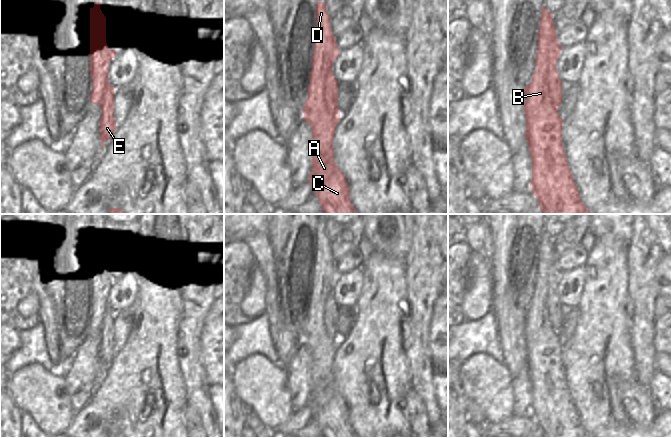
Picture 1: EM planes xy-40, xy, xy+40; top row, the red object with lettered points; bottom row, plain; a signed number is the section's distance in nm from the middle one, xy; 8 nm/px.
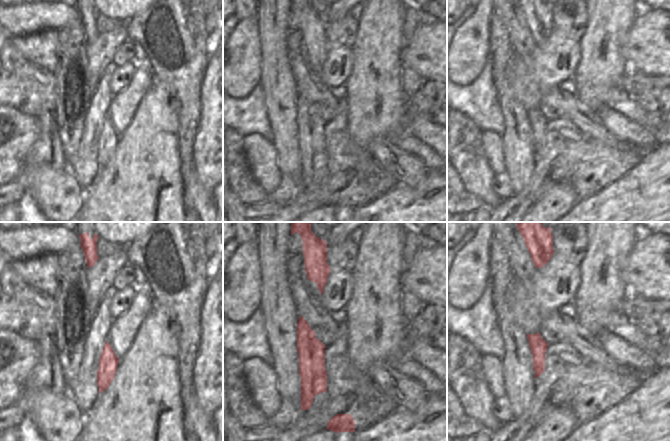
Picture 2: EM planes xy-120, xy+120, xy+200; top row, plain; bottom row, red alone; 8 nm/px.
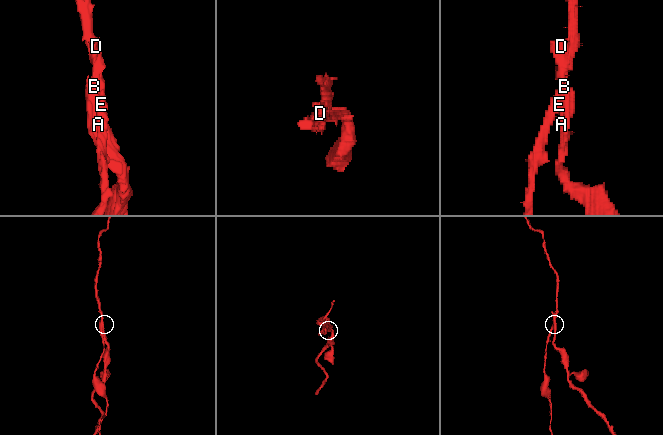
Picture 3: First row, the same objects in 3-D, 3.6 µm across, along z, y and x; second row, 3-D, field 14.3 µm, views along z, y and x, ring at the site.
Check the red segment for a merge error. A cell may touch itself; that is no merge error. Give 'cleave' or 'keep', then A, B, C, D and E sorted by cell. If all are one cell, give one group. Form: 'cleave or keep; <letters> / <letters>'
cleave; A B C / D E

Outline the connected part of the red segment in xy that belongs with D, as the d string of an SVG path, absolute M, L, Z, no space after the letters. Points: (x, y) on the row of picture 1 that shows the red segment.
M316 2L316 29L314 31L314 52L318 53L318 59L324 61L324 69L327 73L326 77L326 103L328 105L328 113L324 117L336 126L340 119L340 111L338 109L338 81L334 77L332 65L338 57L340 50L336 45L336 38L330 27L330 16L326 13L326 2Z

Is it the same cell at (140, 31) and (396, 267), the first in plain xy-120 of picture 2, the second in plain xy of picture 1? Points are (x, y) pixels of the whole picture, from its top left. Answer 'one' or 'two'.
two

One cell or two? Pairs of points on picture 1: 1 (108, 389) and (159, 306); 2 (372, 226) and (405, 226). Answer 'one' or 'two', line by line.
1: one
2: one

